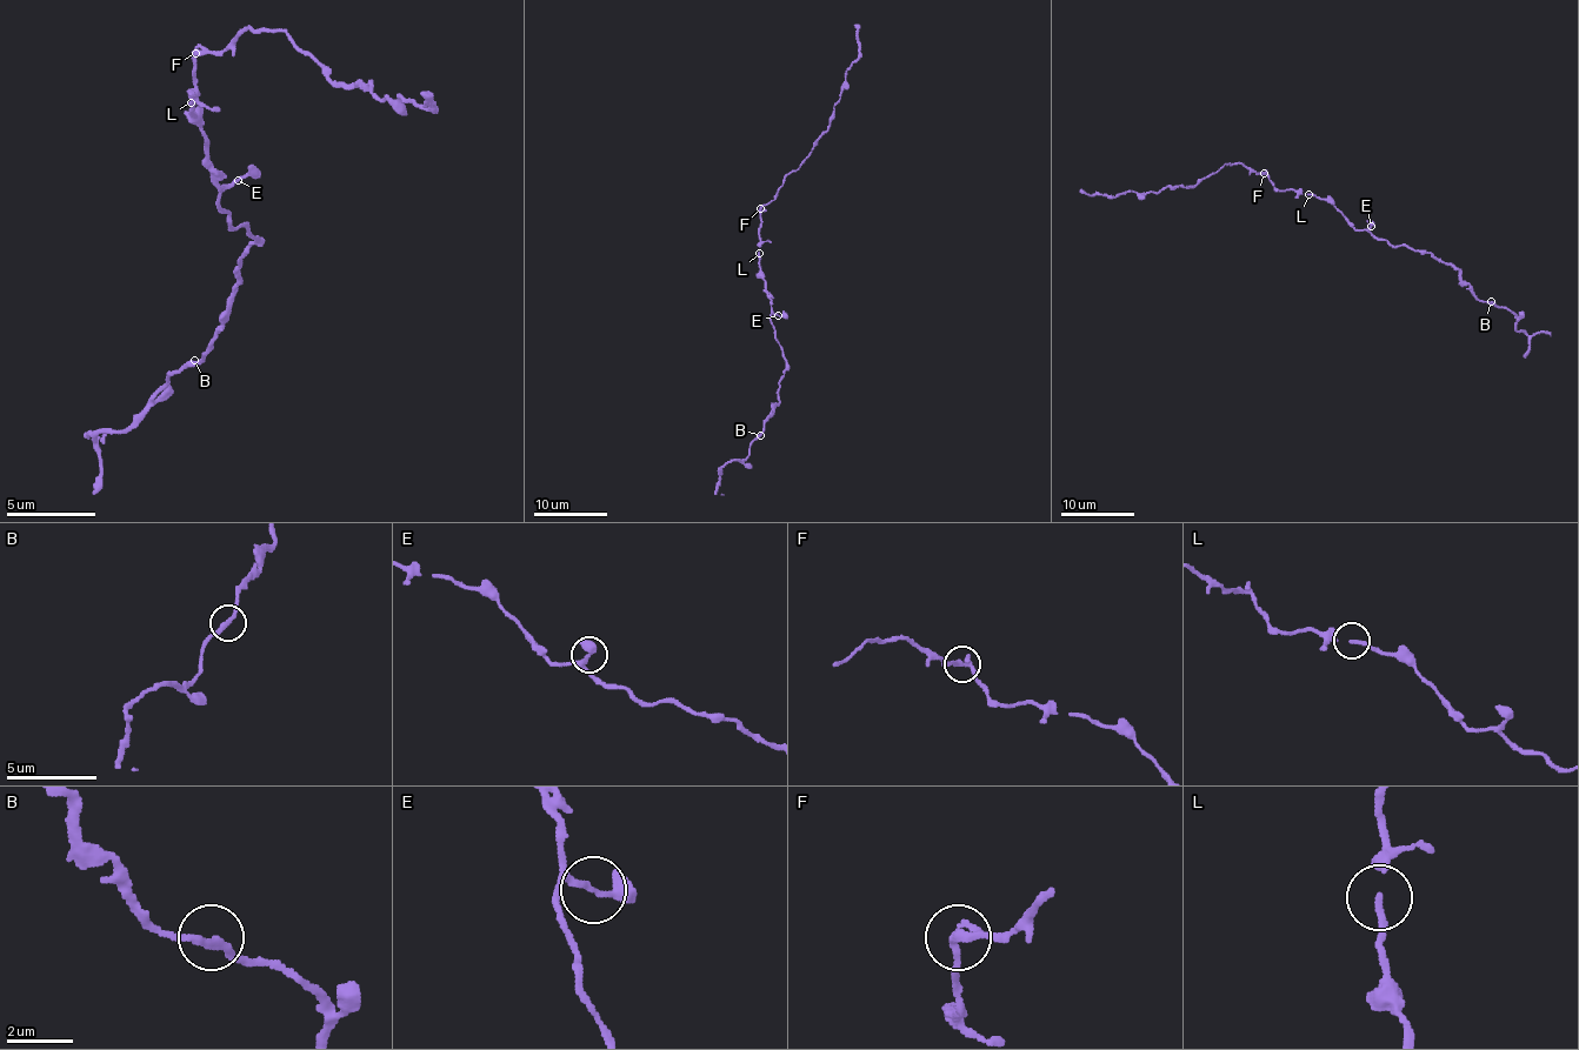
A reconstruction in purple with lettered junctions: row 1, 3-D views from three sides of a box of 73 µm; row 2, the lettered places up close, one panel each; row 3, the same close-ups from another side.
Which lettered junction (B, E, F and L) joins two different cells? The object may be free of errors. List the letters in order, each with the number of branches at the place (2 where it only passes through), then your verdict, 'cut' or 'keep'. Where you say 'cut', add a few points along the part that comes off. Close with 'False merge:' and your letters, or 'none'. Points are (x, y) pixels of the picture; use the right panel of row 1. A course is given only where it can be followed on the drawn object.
B: branches 2; keep
E: branches 2; keep
F: branches 2; keep
L: branches 2; keep
False merge: none

